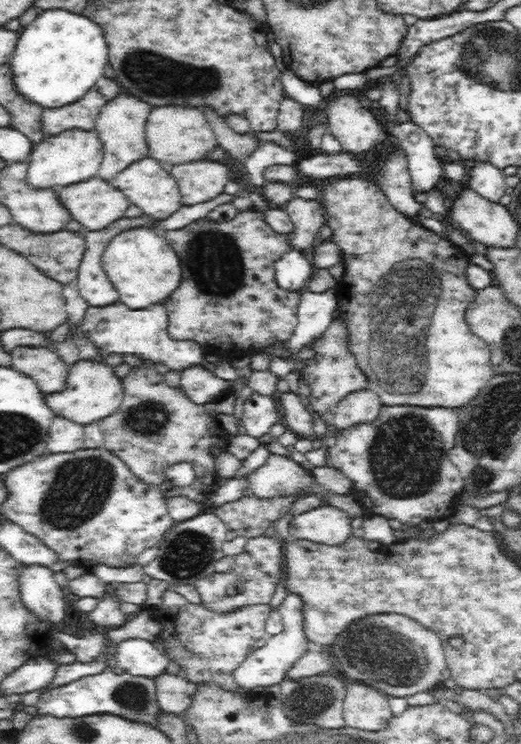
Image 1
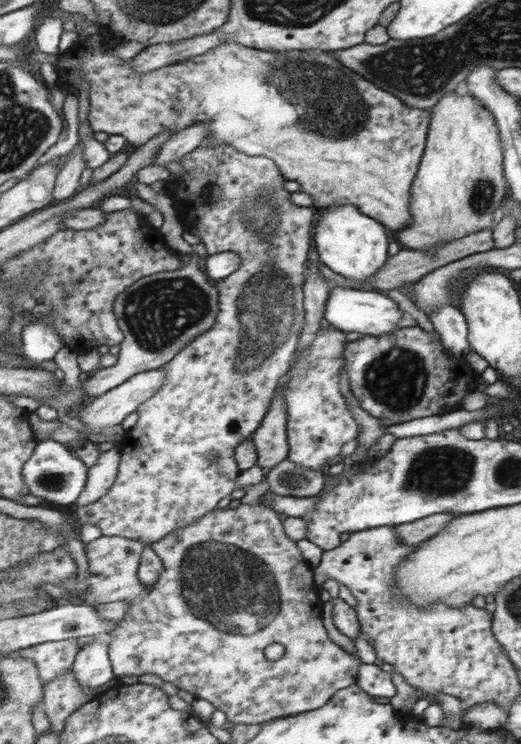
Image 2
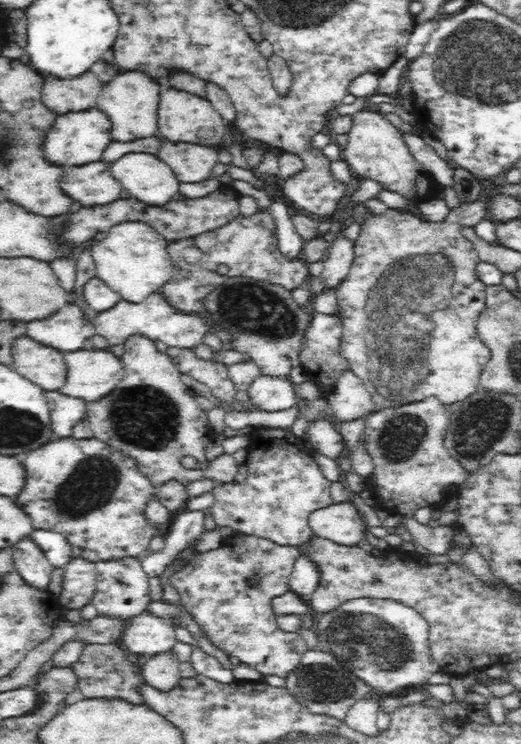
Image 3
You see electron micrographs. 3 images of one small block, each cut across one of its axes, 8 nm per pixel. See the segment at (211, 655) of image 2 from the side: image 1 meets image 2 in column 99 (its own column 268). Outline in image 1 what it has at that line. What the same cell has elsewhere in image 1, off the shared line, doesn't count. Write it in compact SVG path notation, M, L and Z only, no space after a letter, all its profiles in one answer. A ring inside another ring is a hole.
M265 537L249 538L244 552L234 556L233 572L227 574L213 573L204 579L196 580L193 585L198 589L201 602L210 609L227 611L246 605L270 604L276 584L283 578L282 540Z

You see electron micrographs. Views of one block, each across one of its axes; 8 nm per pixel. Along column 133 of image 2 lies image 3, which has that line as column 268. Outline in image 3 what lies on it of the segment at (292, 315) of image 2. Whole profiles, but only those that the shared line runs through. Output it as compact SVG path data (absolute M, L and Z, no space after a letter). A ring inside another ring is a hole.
M256 427L251 437L250 453L244 460L248 467L248 478L242 484L224 484L213 489L216 503L211 508L212 519L219 527L230 526L241 534L300 548L313 537L307 523L310 514L333 504L330 498L332 482L322 476L316 464L312 464L303 440L296 438L291 429Z

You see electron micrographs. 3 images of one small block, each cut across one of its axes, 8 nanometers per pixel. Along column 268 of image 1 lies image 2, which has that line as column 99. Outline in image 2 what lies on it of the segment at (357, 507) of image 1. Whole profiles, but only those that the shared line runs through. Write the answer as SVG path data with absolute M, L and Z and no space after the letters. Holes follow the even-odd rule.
M116 449L105 452L91 468L88 485L77 506L89 506L104 498L116 485L124 456Z

